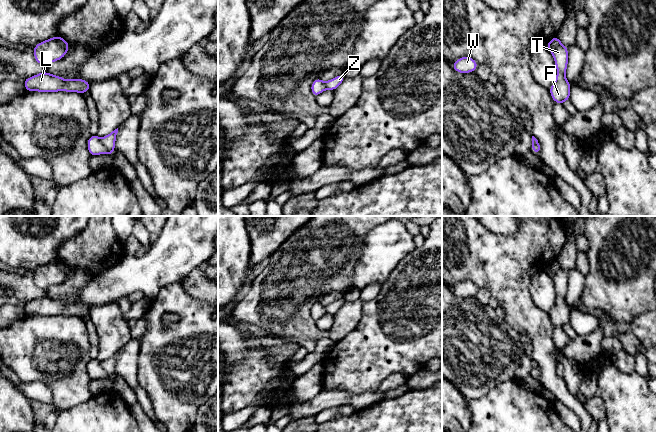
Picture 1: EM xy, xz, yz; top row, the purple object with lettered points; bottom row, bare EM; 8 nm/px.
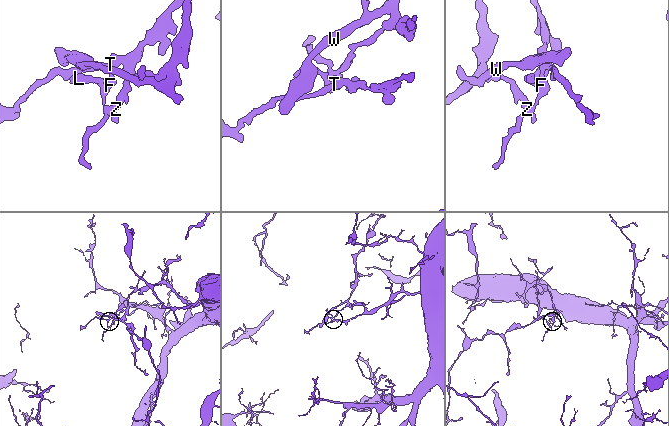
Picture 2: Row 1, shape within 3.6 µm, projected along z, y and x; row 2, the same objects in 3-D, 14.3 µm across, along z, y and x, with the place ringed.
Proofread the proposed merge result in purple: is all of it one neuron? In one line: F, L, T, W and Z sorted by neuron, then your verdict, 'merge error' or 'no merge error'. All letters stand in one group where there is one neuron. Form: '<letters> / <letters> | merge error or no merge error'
F L T / W Z | merge error

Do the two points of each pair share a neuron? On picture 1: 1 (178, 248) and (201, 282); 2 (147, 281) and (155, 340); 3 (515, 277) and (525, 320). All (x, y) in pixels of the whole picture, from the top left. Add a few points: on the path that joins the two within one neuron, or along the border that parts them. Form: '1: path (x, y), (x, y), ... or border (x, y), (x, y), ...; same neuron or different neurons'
1: border (201, 266), (195, 267), (181, 281); different neurons
2: border (169, 284), (166, 284), (151, 300); different neurons
3: path (515, 288), (515, 299), (520, 309); same neuron

